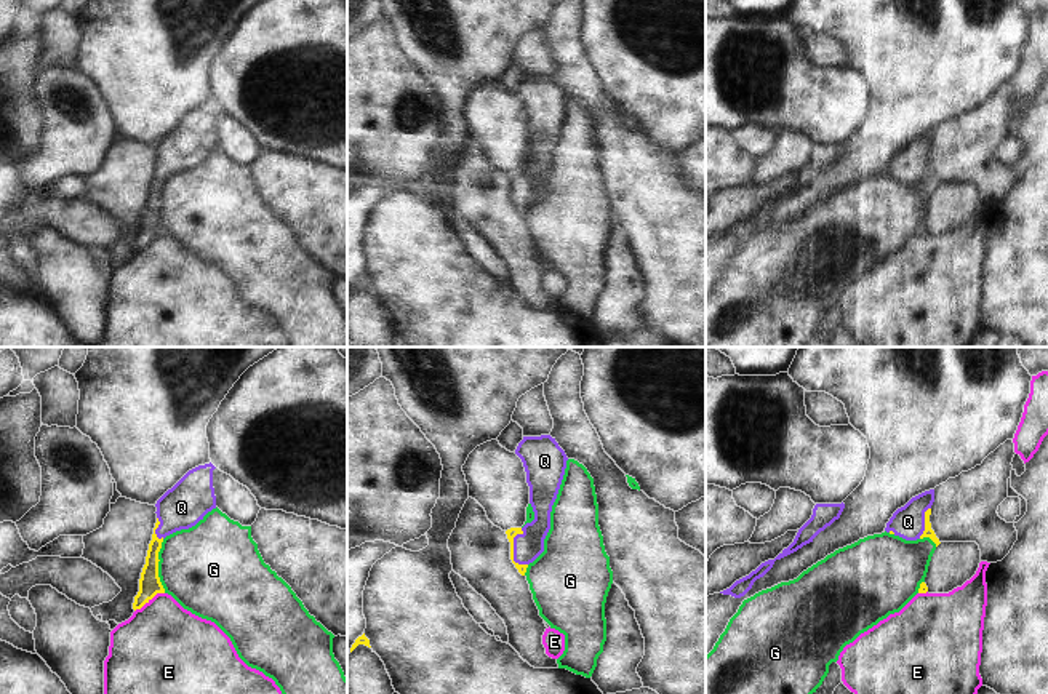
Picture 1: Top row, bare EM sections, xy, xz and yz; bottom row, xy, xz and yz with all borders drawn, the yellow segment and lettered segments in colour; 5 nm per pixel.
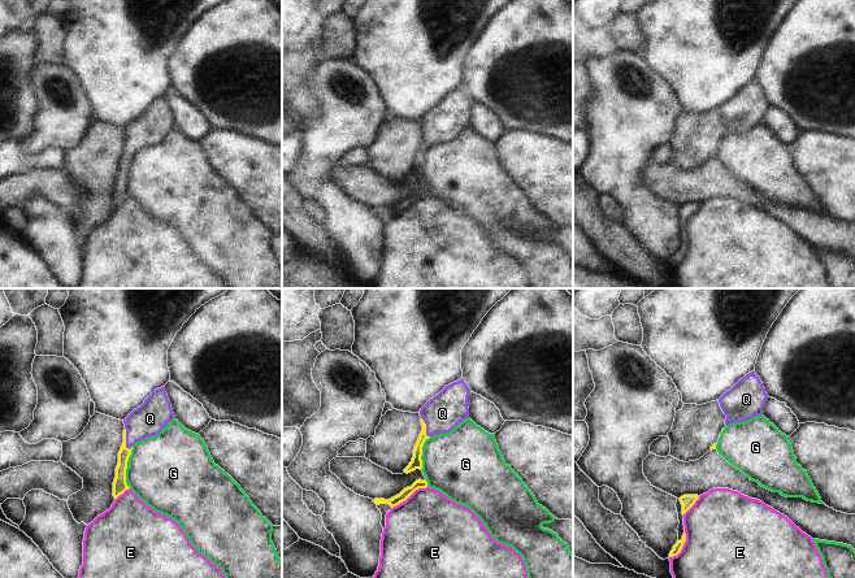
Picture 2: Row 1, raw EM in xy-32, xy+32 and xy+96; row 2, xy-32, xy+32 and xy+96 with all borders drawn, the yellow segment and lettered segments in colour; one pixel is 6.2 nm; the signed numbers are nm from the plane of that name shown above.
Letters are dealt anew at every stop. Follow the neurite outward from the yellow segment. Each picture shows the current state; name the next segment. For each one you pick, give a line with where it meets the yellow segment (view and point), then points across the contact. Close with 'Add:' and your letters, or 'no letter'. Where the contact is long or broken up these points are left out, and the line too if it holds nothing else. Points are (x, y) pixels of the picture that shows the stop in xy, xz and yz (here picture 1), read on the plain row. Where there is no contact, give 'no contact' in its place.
Q: meets yellow in xz at (512, 192); runs through xz (511, 175), (514, 178), (512, 192), (527, 189)
Add: Q

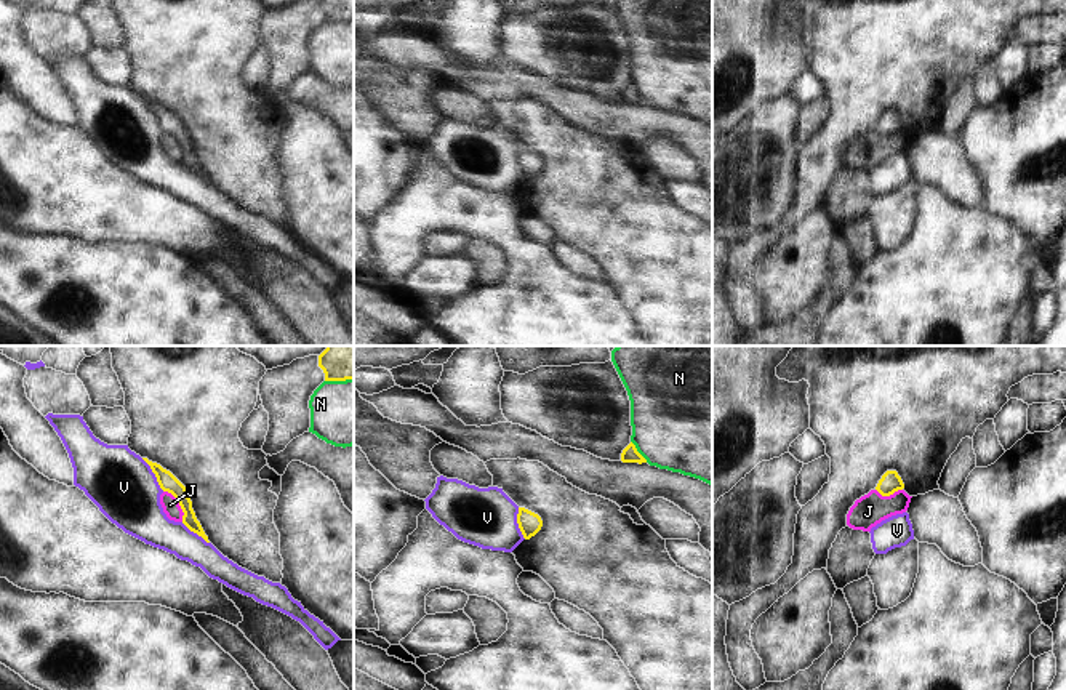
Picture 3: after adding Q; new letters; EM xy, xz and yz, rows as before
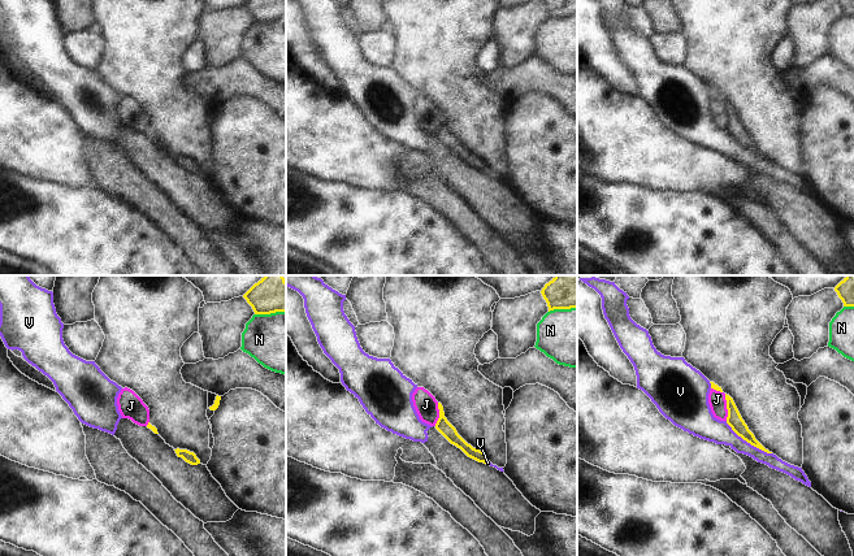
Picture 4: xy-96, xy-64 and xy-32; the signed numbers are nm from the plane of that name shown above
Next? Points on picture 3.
Add: no letter

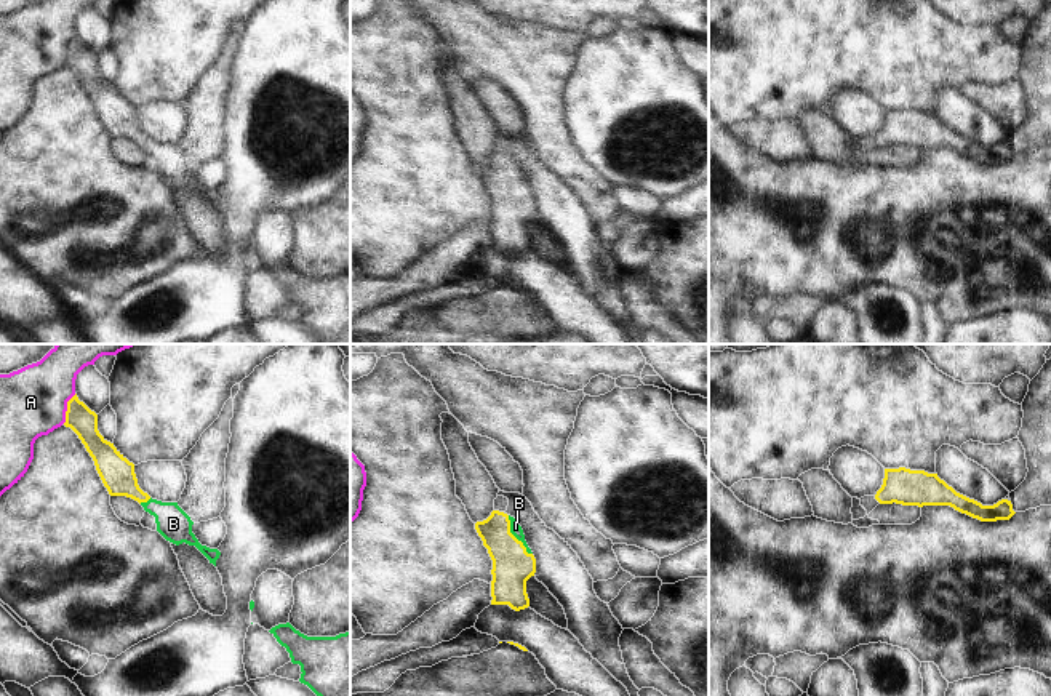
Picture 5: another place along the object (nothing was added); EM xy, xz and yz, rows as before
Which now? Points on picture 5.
B: meets yellow in xz at (514, 178); runs through xz (512, 207), (514, 178), (515, 170)
Add: B

